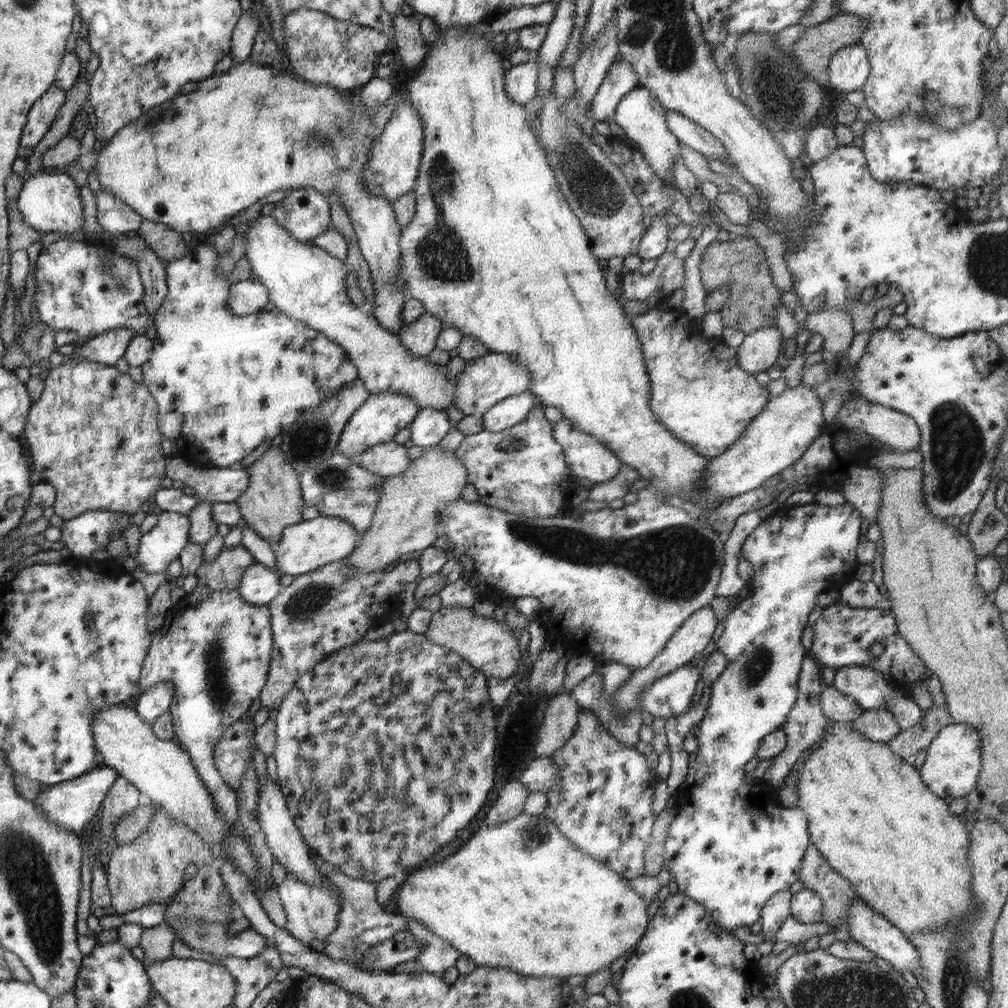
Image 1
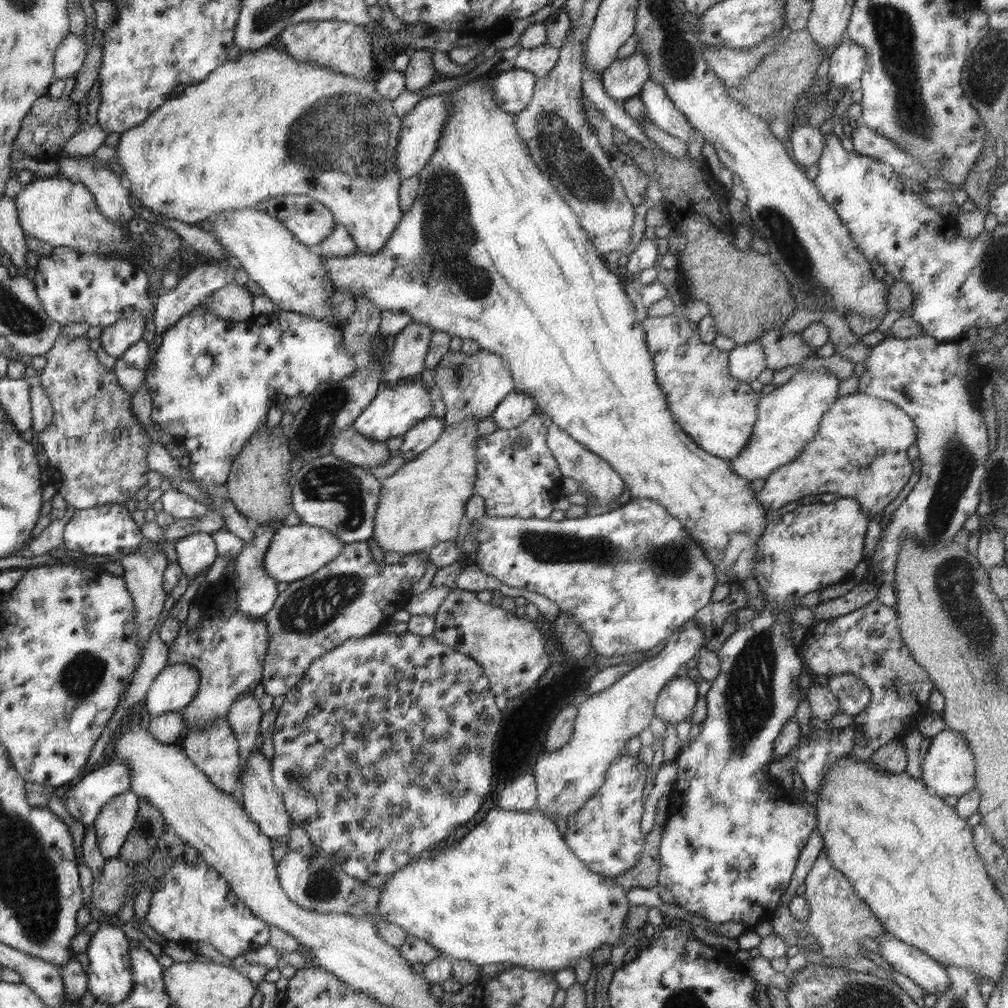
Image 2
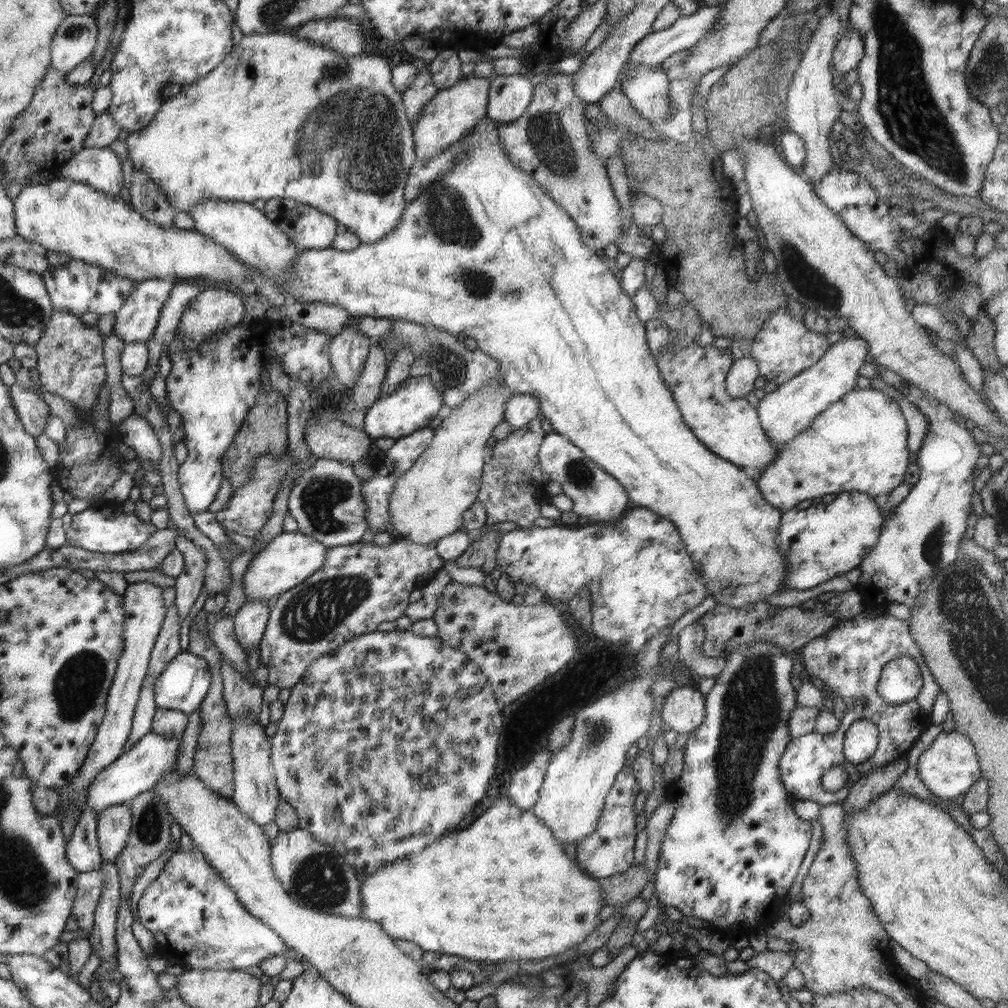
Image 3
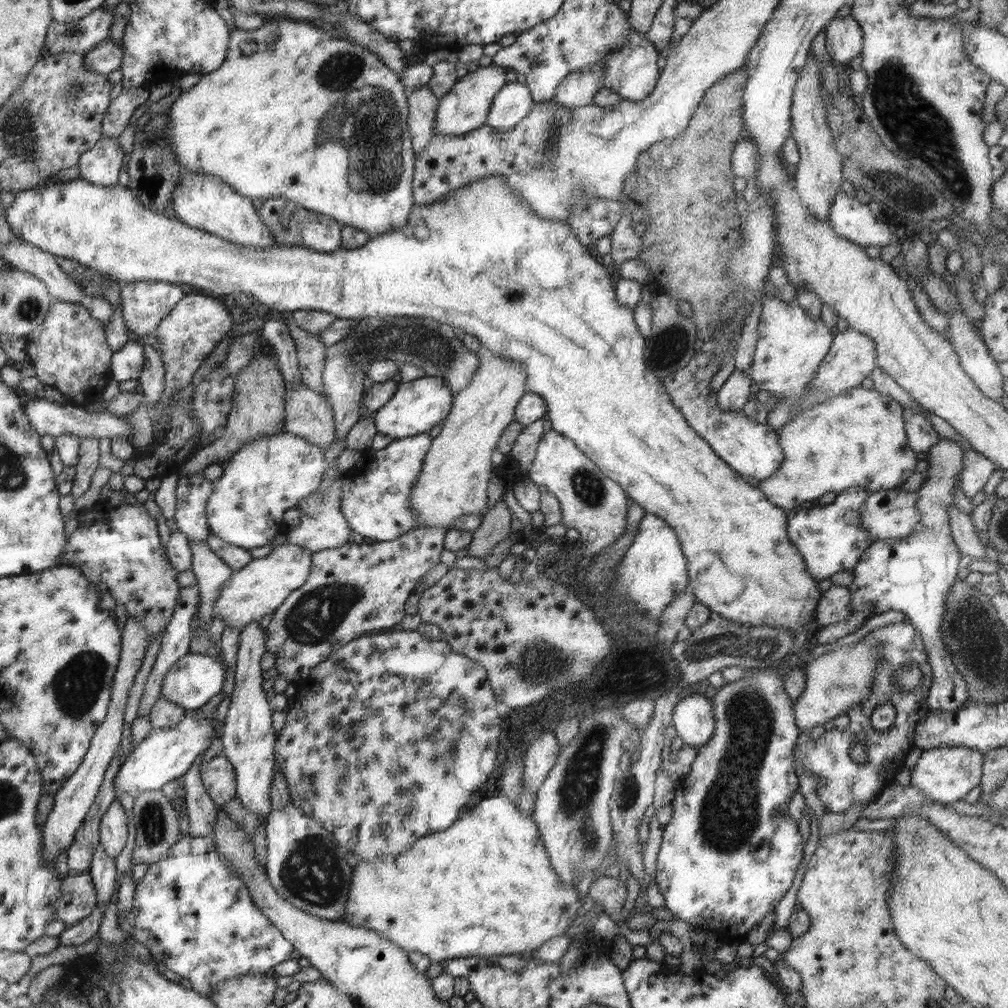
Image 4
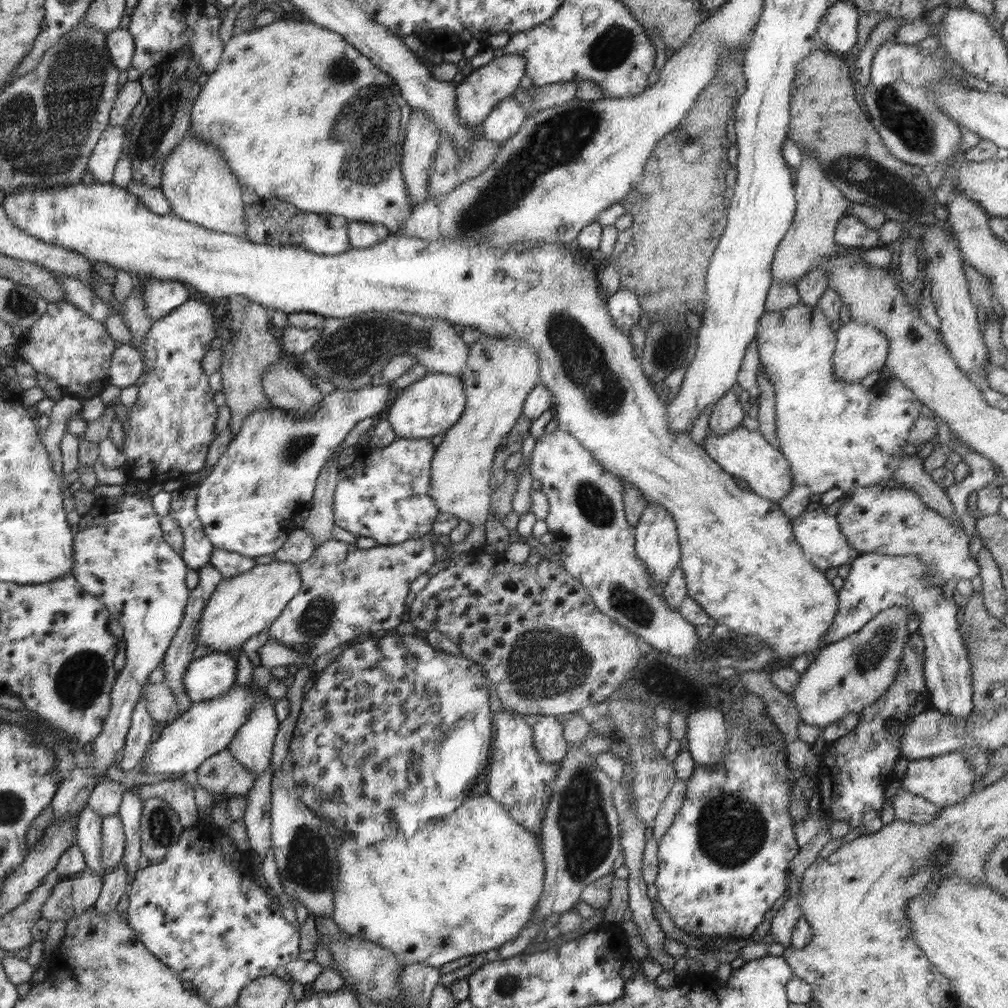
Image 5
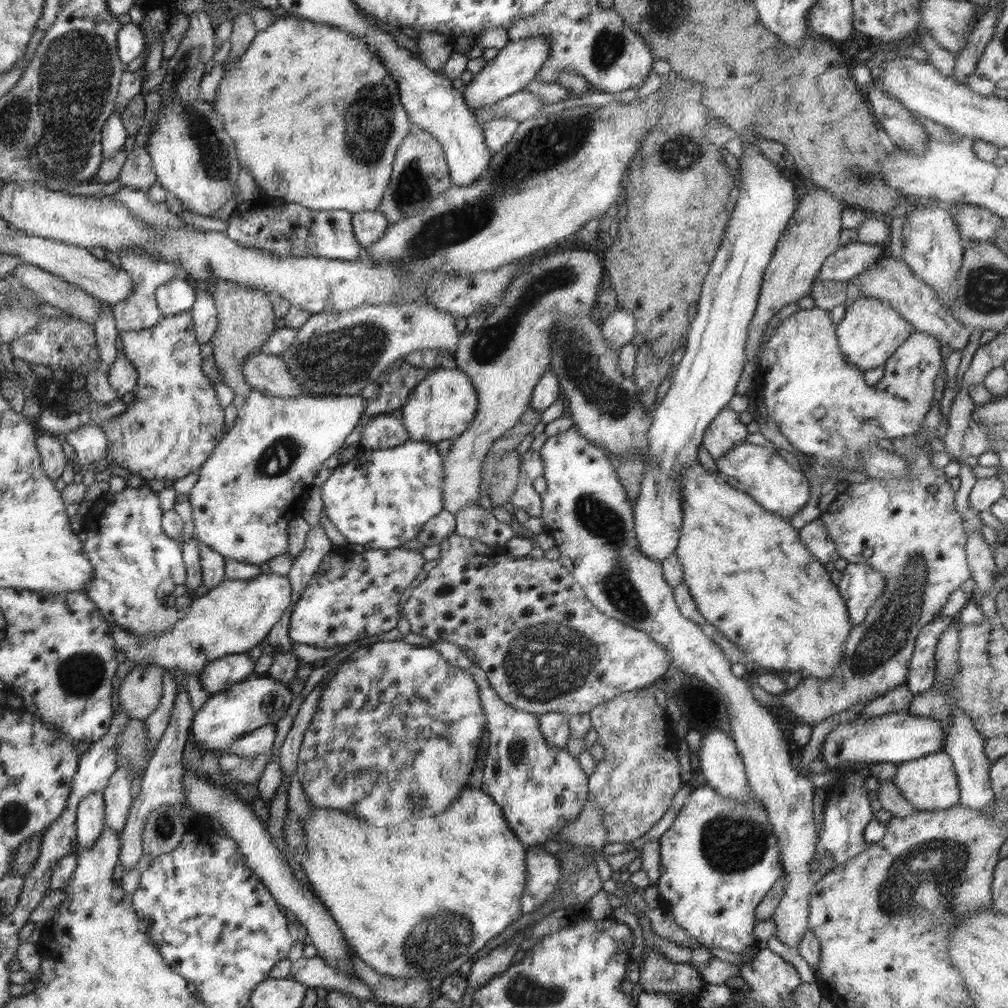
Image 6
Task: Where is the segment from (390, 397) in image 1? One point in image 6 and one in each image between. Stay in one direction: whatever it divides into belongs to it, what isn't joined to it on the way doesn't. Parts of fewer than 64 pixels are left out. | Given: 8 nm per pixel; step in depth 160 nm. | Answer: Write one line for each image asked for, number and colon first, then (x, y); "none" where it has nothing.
2: (395, 410)
3: (412, 407)
4: (417, 406)
5: (430, 406)
6: (442, 406)

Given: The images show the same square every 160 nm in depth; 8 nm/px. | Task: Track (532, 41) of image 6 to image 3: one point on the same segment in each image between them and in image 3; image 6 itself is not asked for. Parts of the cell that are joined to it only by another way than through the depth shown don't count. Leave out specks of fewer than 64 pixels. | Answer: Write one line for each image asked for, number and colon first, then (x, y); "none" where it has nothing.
3: (453, 111)
4: (464, 109)
5: (477, 94)

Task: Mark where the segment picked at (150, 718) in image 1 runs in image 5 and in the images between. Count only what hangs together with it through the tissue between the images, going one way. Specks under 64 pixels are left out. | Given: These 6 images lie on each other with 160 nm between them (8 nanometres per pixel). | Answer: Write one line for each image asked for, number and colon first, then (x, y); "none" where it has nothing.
2: (176, 684)
3: (183, 684)
4: (195, 678)
5: (210, 676)

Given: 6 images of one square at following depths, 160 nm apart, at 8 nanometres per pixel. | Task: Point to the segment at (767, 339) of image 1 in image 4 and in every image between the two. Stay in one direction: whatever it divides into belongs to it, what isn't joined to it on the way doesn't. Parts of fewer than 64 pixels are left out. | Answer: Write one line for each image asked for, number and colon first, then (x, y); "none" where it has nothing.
2: (747, 361)
3: (744, 372)
4: (735, 392)

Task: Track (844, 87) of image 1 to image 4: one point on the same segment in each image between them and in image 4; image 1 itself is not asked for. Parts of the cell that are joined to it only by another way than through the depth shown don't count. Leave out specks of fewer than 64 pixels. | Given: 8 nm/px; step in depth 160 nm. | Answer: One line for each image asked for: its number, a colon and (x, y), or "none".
2: (847, 62)
3: (847, 54)
4: (844, 39)

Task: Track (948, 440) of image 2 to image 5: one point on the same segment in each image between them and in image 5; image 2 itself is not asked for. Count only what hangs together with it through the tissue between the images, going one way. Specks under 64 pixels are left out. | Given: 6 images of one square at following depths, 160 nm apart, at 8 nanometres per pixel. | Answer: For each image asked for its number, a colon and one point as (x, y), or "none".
3: (924, 535)
4: (913, 574)
5: (875, 582)

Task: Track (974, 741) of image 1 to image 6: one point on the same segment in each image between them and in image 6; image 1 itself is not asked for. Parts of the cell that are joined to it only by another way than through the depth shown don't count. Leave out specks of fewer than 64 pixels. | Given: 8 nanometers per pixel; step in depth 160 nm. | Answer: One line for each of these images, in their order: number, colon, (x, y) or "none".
2: (948, 769)
3: (949, 767)
4: (947, 774)
5: (947, 779)
6: (930, 783)

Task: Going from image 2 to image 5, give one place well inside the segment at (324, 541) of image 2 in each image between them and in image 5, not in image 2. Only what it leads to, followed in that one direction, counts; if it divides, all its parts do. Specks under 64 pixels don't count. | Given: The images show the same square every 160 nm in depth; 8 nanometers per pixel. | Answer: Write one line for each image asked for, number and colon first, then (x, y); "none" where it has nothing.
3: (287, 561)
4: (259, 588)
5: (242, 606)

